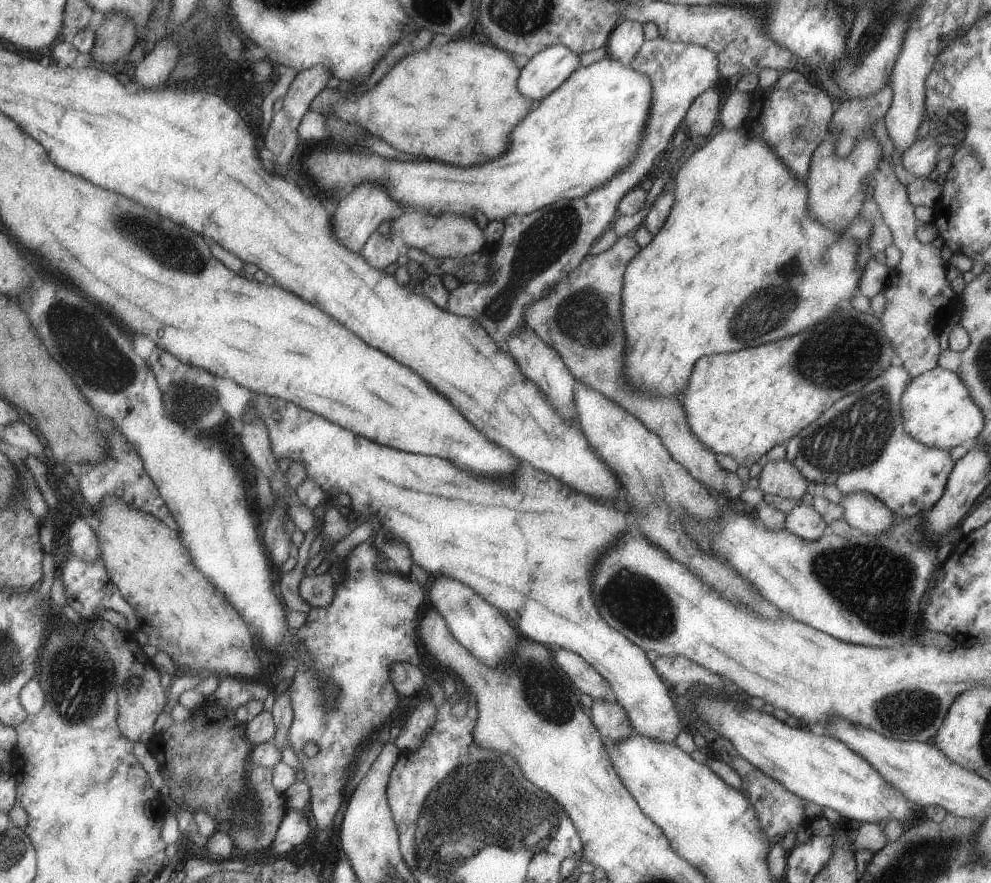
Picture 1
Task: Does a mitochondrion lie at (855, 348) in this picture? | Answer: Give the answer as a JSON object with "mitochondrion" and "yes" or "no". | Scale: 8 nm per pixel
{"mitochondrion":"yes"}

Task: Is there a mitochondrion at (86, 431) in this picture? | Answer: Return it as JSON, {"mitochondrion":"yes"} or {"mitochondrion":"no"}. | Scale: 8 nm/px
{"mitochondrion":"no"}

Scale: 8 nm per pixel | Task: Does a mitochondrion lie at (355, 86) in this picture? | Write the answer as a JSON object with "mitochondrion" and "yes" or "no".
{"mitochondrion":"no"}

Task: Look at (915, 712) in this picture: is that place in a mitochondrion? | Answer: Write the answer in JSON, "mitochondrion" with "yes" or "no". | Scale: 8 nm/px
{"mitochondrion":"yes"}

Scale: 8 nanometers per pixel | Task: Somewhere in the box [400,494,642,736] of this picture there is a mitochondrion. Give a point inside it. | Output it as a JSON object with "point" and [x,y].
{"point":[548,695]}

